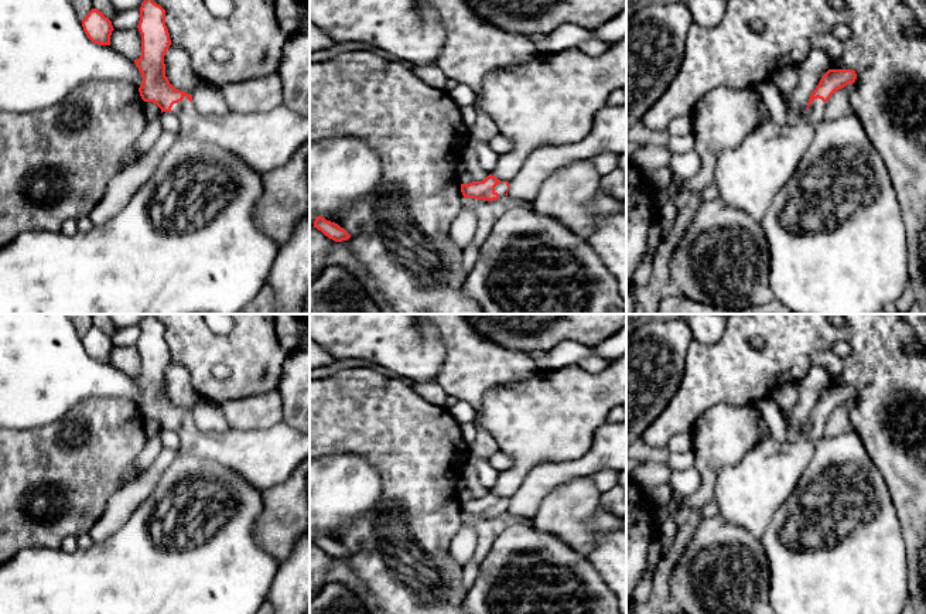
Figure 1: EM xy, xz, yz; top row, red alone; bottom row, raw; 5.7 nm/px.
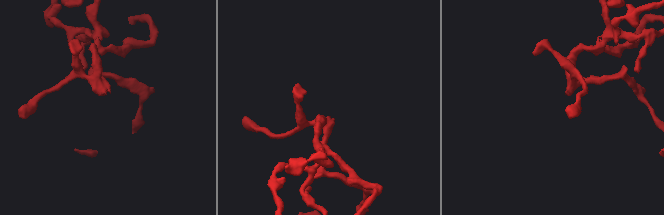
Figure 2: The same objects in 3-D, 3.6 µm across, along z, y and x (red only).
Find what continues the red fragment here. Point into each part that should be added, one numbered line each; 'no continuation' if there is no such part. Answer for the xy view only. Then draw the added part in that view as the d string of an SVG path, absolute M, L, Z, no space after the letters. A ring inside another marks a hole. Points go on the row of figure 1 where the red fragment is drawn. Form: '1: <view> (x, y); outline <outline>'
1: xy (265, 140); outline M184 96L171 110L181 123L180 134L202 143L222 147L252 167L257 174L283 167L310 140L310 119L288 109L284 103L267 112L238 113L222 116L202 115Z

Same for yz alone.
1: yz (748, 176); outline M814 99L797 123L778 124L761 100L761 120L734 149L722 150L715 161L714 184L718 198L761 222L776 192L787 183L814 136L816 124L826 120L826 102Z

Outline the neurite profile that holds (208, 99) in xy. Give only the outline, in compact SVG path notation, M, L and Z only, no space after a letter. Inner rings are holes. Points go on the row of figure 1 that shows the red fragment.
M202 81L197 83L192 92L192 103L202 115L222 116L230 112L222 91Z

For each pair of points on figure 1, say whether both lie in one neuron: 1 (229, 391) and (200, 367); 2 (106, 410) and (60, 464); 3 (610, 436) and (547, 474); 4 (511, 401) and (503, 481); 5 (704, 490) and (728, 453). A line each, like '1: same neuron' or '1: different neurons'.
1: same neuron
2: same neuron
3: same neuron
4: same neuron
5: same neuron

